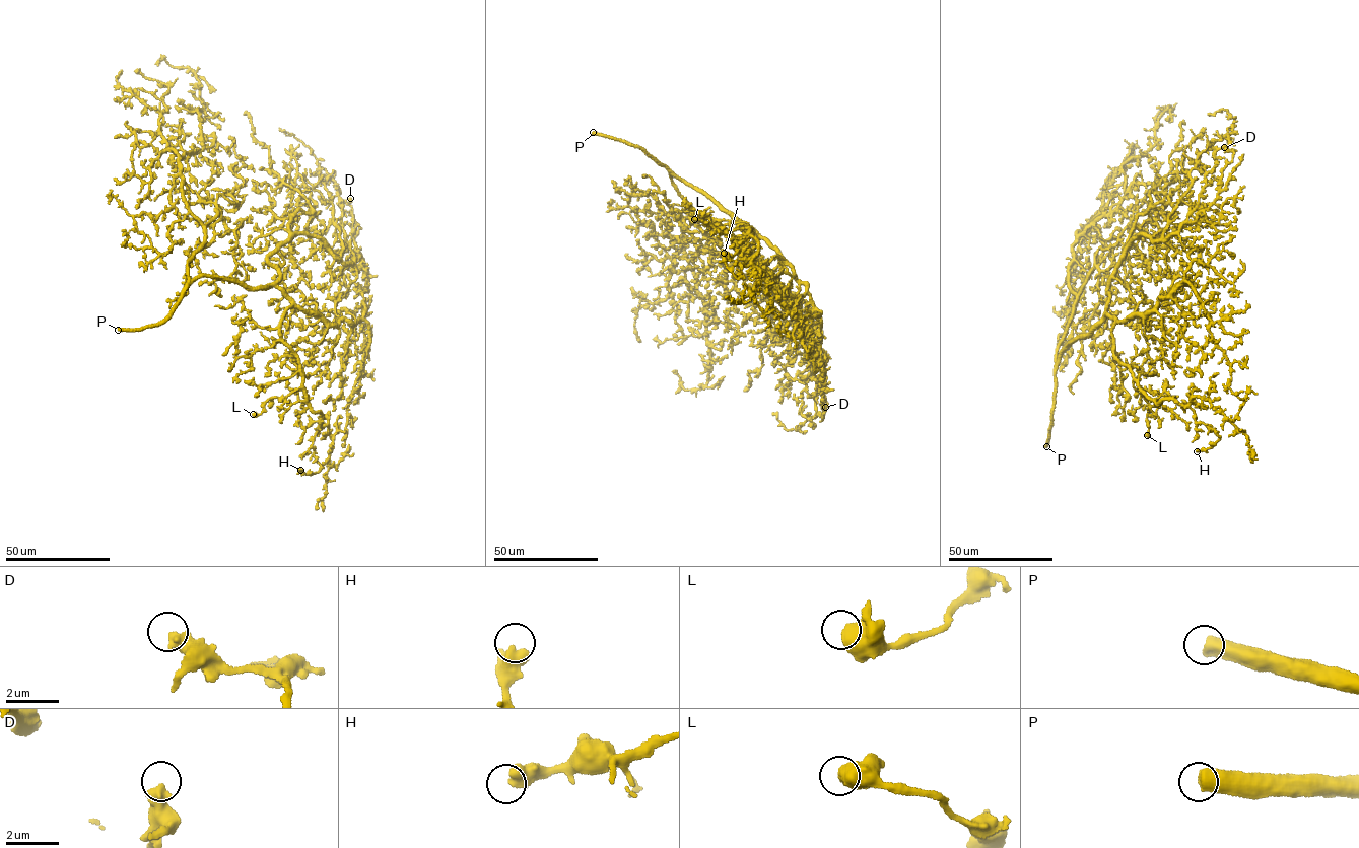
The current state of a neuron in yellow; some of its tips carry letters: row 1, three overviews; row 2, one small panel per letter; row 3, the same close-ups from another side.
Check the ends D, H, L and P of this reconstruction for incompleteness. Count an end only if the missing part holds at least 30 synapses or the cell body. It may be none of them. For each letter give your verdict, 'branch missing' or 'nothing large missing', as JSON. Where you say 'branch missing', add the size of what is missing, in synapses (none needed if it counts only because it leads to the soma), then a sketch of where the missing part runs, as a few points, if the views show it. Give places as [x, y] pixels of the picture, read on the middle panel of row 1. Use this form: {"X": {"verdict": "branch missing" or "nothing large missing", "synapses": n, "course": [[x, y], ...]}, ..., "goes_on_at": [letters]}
{"D": {"verdict": "nothing large missing"}, "H": {"verdict": "nothing large missing"}, "L": {"verdict": "nothing large missing"}, "P": {"verdict": "branch missing", "course": [[593, 132], [559, 136], [537, 146], [527, 159], [525, 185], [517, 199], [507, 207]]}, "goes_on_at": ["P"]}

